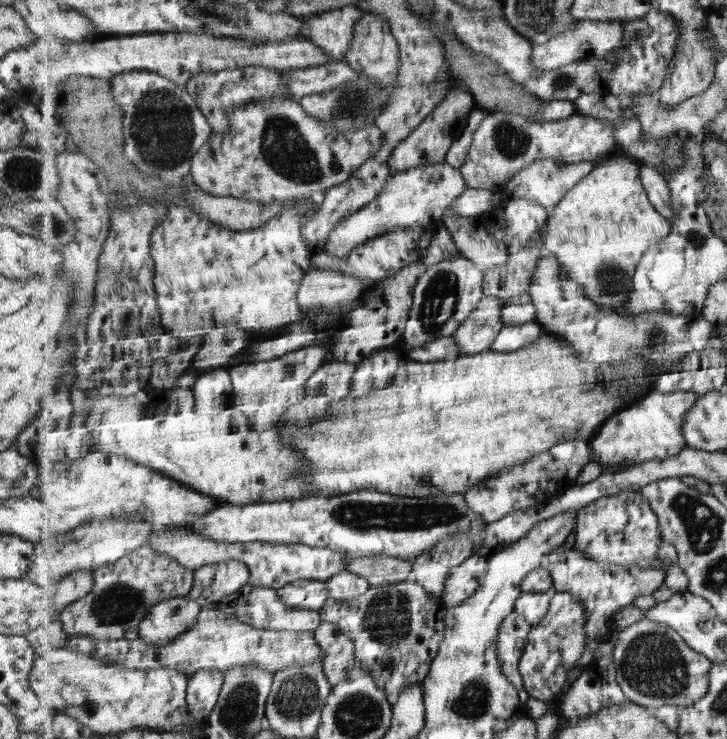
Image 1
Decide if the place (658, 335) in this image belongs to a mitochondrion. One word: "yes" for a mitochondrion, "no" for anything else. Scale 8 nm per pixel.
yes

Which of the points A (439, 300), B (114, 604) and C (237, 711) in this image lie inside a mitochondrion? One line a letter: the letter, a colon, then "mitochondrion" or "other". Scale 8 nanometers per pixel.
A: mitochondrion
B: mitochondrion
C: mitochondrion

